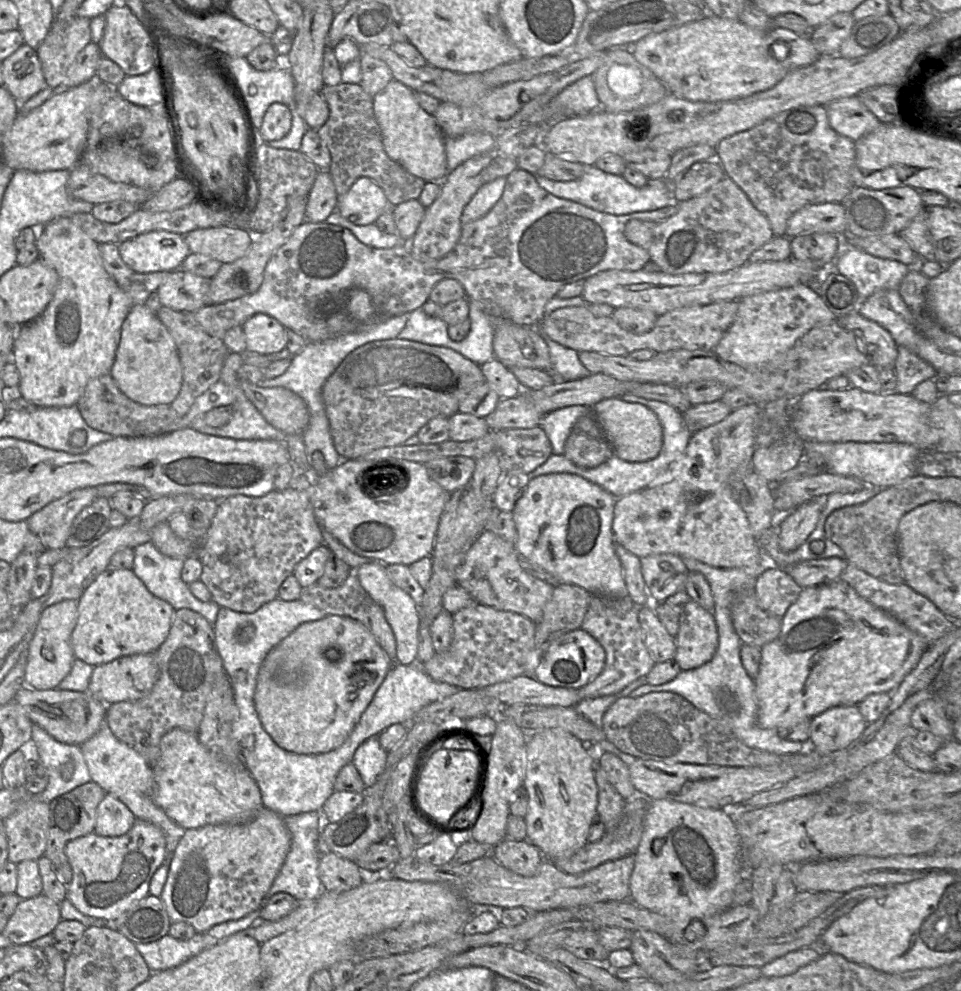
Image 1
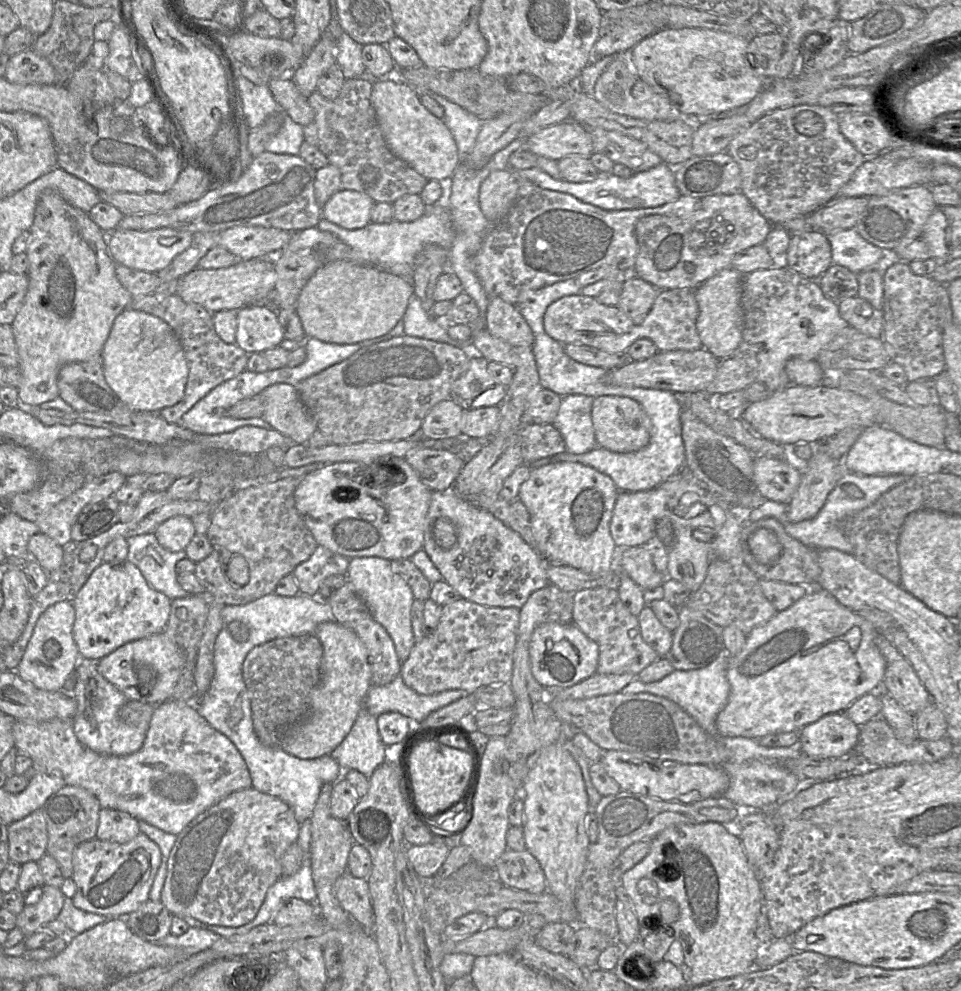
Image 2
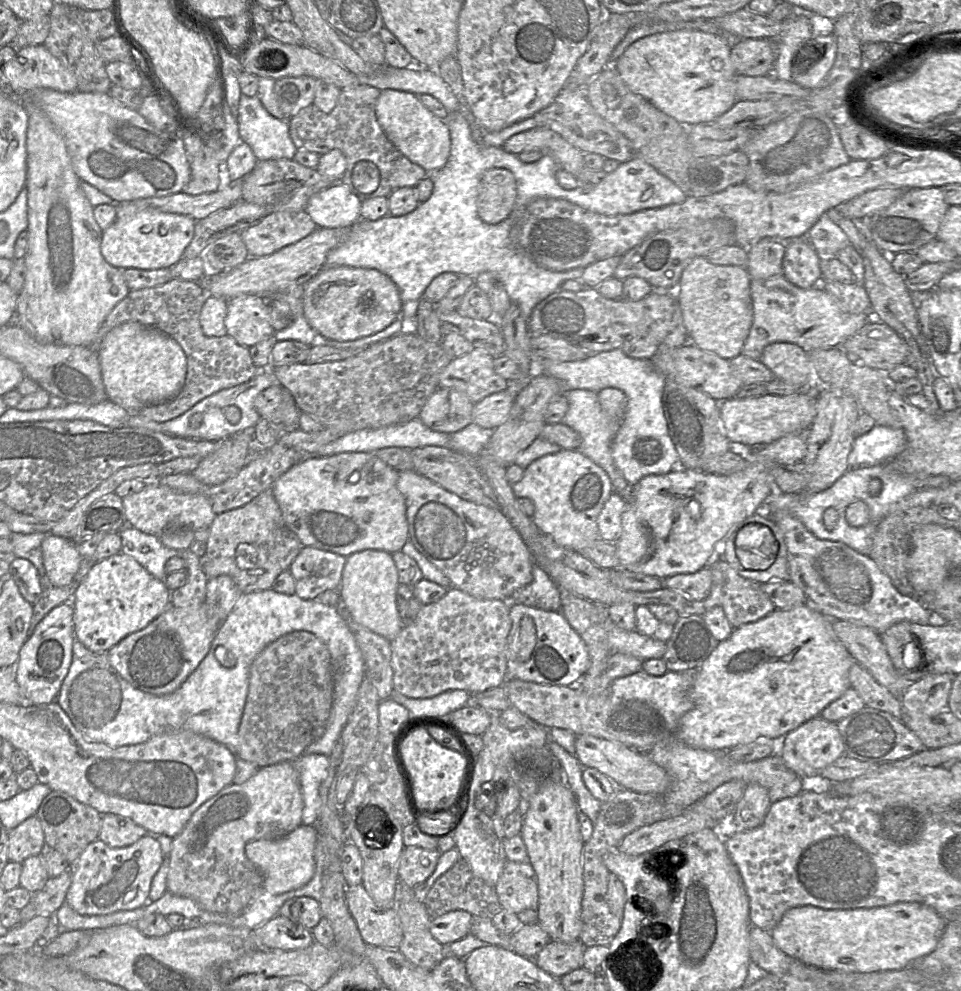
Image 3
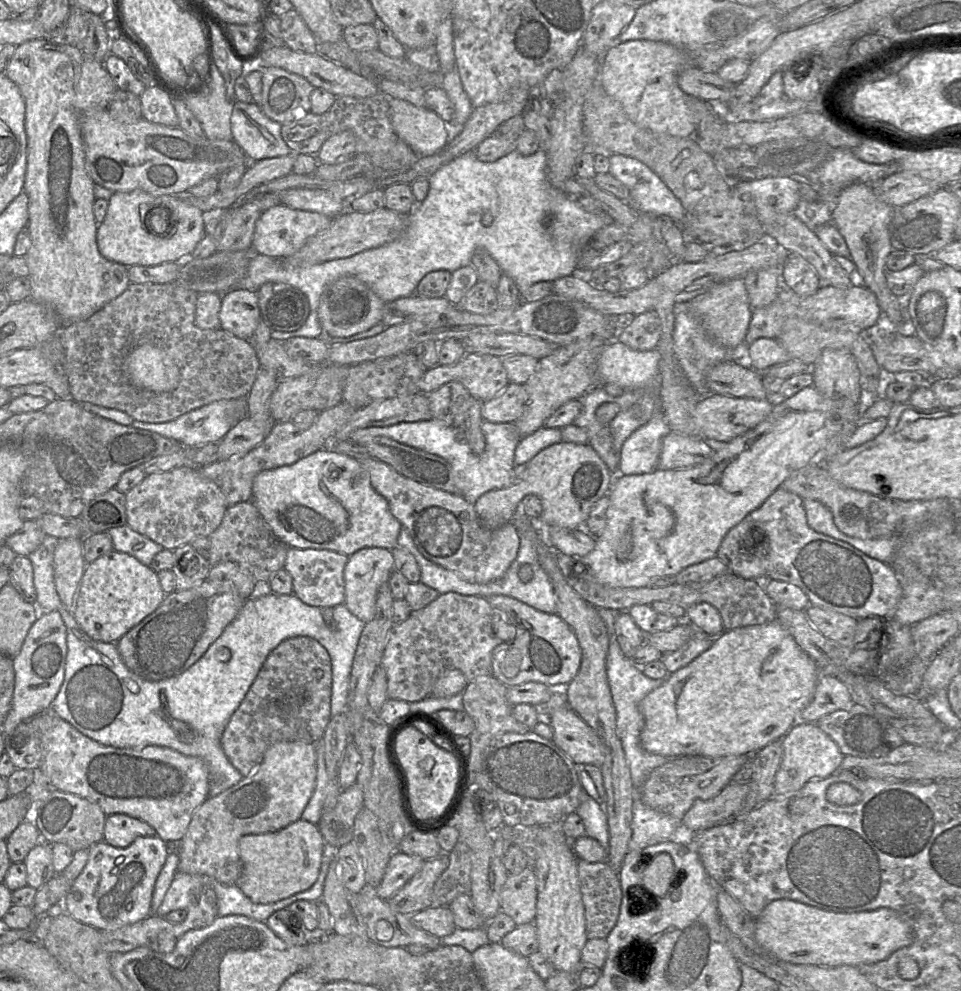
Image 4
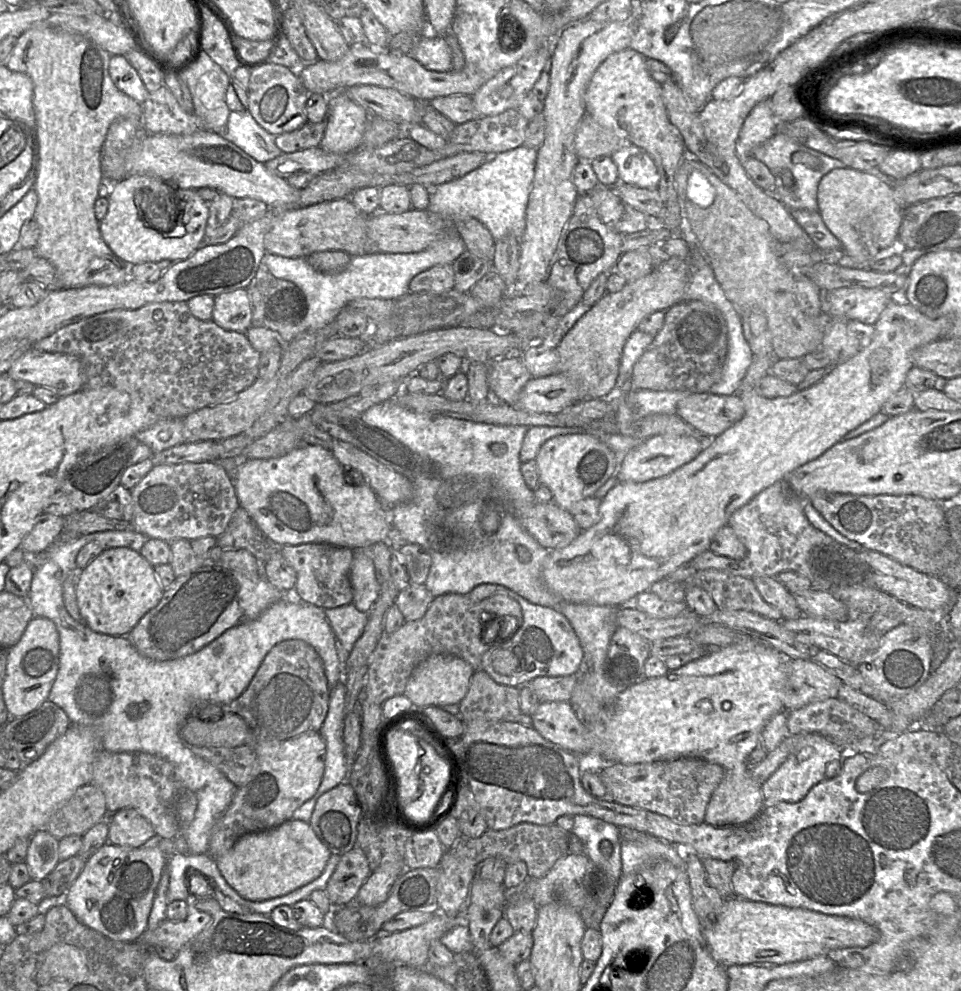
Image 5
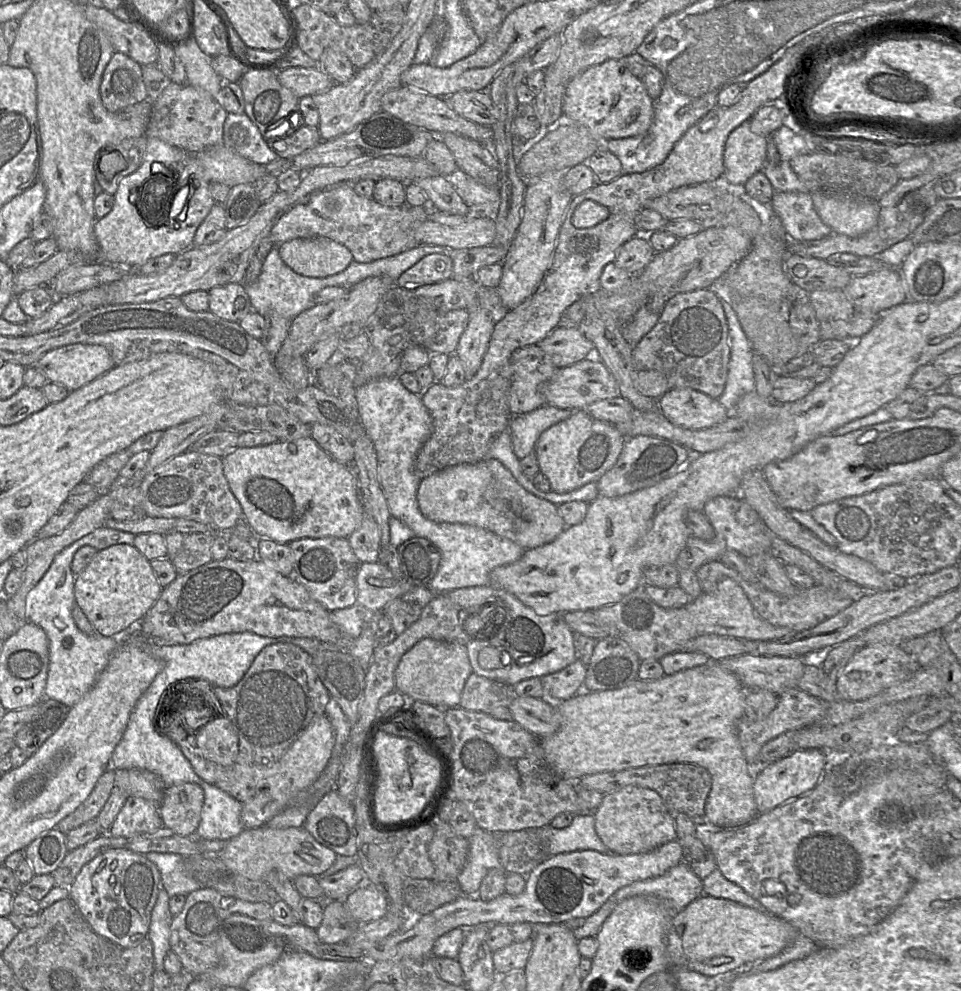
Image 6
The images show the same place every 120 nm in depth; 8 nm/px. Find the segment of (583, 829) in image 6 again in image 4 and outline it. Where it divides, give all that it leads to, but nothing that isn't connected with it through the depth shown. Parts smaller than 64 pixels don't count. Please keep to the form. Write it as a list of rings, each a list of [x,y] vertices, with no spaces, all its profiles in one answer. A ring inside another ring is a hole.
[[[589,798],[580,804],[576,813],[584,824],[586,836],[597,841],[607,851],[608,857],[609,831],[604,805]]]

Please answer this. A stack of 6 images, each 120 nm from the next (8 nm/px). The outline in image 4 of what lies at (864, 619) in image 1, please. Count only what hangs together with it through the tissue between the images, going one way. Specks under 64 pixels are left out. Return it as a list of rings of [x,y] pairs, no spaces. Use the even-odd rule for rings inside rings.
[[[777,621],[725,630],[709,648],[688,665],[669,674],[664,683],[640,702],[644,719],[640,743],[645,751],[667,758],[755,754],[785,736],[812,700],[820,671]]]

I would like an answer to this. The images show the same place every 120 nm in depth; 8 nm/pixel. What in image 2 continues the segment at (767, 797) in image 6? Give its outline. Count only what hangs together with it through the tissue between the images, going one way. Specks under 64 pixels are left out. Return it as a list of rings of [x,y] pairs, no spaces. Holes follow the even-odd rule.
[[[844,712],[826,715],[799,730],[802,754],[819,758],[843,758],[855,749],[859,726]]]

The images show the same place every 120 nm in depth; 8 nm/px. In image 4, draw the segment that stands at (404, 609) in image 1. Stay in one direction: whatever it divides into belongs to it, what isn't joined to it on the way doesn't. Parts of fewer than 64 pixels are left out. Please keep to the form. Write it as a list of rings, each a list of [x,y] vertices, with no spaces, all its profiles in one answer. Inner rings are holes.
[[[369,547],[358,550],[348,557],[344,568],[345,606],[364,623],[373,619],[376,599],[380,586],[389,581],[394,568],[392,551],[385,548]]]

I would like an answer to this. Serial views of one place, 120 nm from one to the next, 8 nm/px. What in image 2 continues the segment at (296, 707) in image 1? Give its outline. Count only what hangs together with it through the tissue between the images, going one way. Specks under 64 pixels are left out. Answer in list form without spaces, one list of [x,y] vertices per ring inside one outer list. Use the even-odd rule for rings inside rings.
[[[337,621],[318,624],[314,633],[324,648],[321,677],[310,696],[307,716],[283,738],[281,748],[300,759],[330,755],[345,739],[372,686],[368,653],[359,636]]]

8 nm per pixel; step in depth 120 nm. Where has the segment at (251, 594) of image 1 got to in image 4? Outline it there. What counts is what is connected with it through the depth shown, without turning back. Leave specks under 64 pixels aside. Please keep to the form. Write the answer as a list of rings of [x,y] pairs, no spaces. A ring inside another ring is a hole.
[[[252,501],[228,507],[221,524],[209,536],[209,540],[208,561],[211,566],[225,561],[234,562],[248,571],[256,582],[268,582],[276,571],[284,568],[289,548],[275,536]]]

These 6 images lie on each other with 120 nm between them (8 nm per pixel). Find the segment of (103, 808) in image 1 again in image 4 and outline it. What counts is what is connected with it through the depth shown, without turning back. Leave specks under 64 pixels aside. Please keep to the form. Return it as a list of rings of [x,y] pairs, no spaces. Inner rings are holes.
[[[112,814],[106,817],[103,840],[114,847],[124,848],[138,837],[155,835],[155,829],[140,819]]]

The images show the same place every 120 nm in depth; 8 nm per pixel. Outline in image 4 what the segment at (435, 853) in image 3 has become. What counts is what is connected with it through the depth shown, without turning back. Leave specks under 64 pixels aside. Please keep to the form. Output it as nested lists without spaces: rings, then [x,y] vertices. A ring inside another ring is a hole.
[[[396,850],[389,860],[380,885],[373,890],[374,894],[388,900],[421,870],[424,862],[419,856]]]

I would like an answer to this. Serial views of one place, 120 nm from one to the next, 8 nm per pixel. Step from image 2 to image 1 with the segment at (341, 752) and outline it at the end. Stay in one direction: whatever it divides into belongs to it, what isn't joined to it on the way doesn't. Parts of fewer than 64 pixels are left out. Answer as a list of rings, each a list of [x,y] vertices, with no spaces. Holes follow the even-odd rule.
[[[378,737],[363,742],[355,751],[352,763],[360,774],[366,788],[370,788],[385,770],[388,752],[379,743]]]

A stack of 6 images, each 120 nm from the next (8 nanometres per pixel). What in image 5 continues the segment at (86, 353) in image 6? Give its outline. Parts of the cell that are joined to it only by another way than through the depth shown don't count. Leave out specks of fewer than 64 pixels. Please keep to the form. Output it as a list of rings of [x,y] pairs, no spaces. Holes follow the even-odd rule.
[[[29,349],[9,368],[7,374],[15,381],[27,381],[53,390],[60,398],[83,387],[80,360],[69,354],[47,353]]]

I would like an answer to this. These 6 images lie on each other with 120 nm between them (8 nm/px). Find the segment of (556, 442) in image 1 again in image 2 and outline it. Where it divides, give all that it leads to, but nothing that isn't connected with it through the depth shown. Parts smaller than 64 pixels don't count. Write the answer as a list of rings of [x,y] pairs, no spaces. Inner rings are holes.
[[[571,394],[562,397],[552,425],[562,435],[566,452],[583,454],[597,447],[591,419],[593,397]]]

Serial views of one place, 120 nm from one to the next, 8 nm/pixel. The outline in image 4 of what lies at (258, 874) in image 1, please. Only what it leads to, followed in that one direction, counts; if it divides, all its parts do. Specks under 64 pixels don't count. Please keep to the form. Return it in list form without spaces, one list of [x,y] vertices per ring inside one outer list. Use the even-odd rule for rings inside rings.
[[[277,742],[264,754],[262,762],[249,776],[216,796],[208,797],[193,813],[189,826],[178,842],[178,871],[191,875],[206,875],[226,885],[235,885],[242,873],[238,850],[239,839],[248,834],[278,831],[301,819],[316,785],[316,750],[312,743]]]

